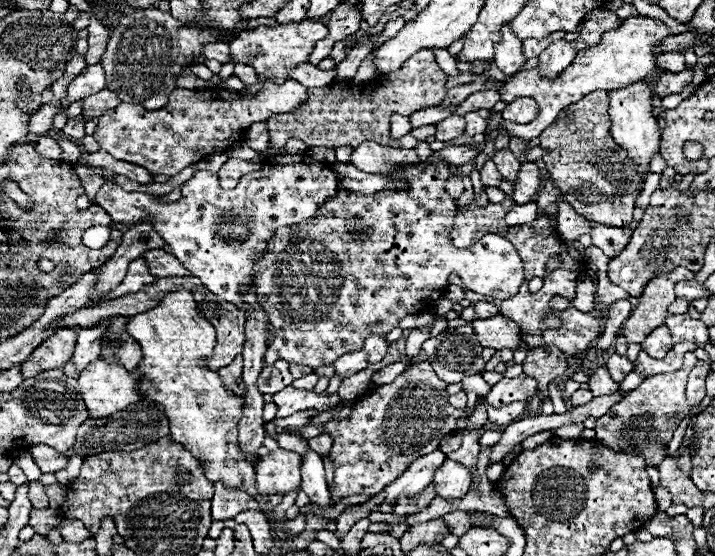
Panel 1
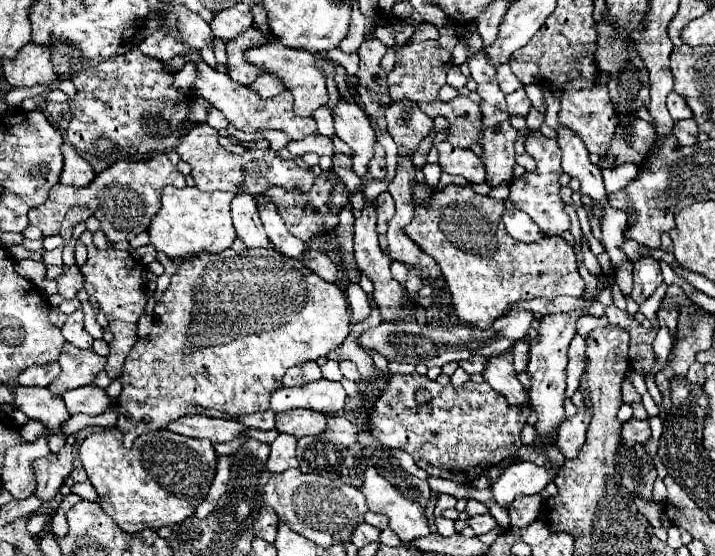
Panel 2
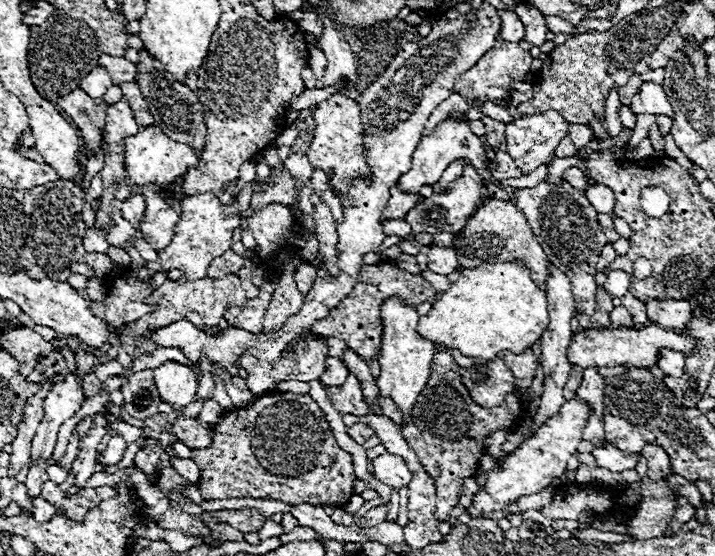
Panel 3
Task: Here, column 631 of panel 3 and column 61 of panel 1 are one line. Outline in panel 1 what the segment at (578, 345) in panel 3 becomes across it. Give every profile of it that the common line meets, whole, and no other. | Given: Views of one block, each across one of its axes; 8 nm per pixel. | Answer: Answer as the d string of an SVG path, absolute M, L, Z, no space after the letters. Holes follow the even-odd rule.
M58 328L50 338L46 338L22 364L22 376L36 376L46 370L62 368L72 358L72 348L76 344L74 328Z

